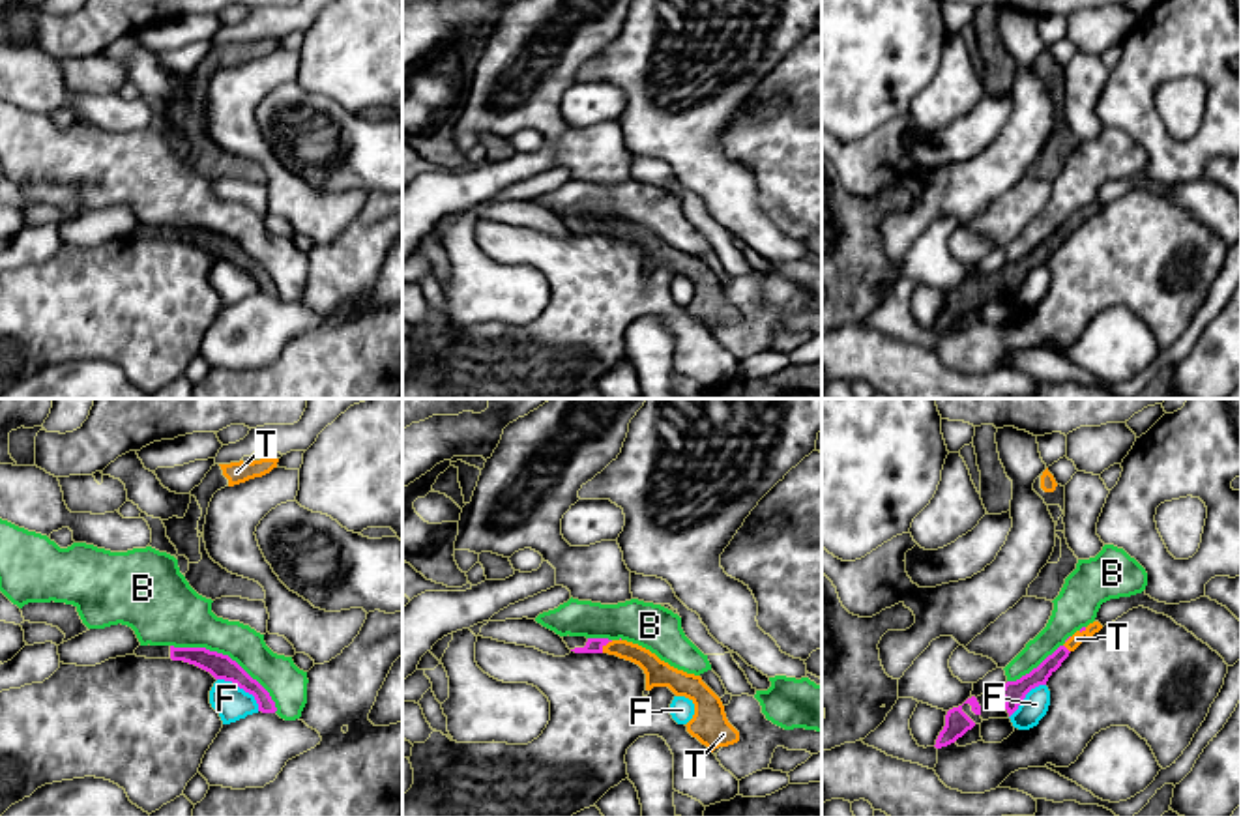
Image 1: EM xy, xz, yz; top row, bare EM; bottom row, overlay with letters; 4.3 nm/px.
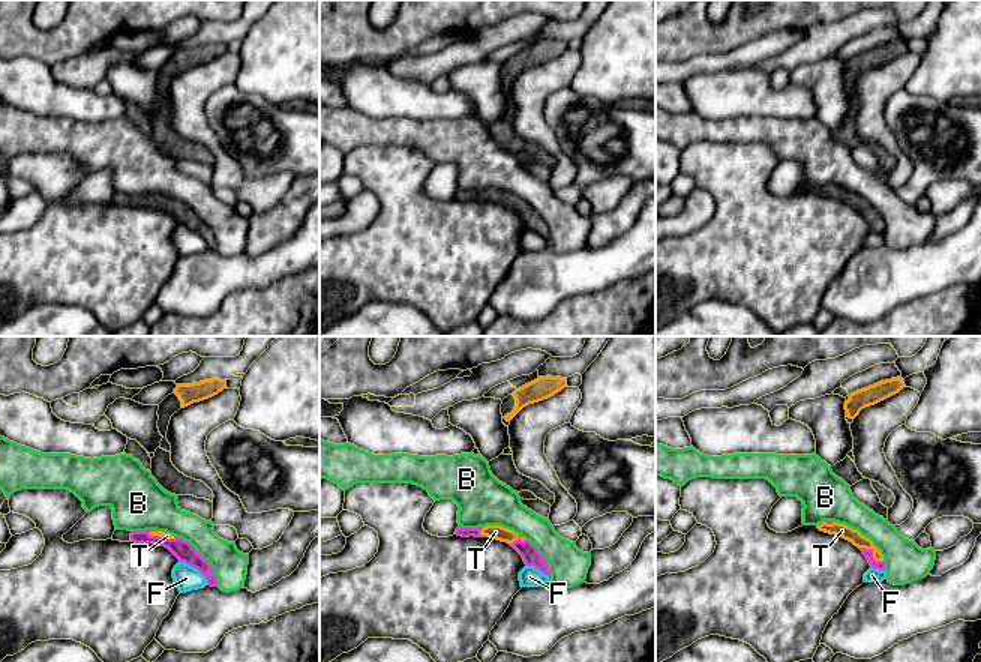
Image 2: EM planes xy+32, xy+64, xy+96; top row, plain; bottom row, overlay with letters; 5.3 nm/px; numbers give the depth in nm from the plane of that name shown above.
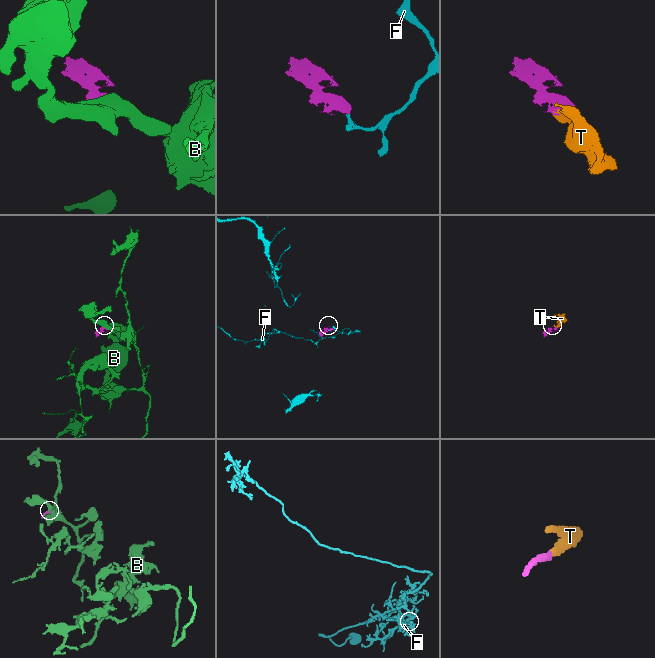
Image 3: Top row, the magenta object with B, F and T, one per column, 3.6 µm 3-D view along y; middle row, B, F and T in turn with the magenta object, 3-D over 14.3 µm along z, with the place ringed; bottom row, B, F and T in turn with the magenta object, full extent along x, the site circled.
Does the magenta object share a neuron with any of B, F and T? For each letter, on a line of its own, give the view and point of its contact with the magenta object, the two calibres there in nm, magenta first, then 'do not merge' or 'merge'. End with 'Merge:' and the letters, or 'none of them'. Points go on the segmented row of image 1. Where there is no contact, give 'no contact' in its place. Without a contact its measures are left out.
B: contact xy (227, 655); calibres 110 and 260 nm; do not merge
F: contact xy (242, 687); calibres 110 and 150 nm; do not merge
T: contact xz (605, 644); calibres 60 and 100 nm; merge
Merge: T

